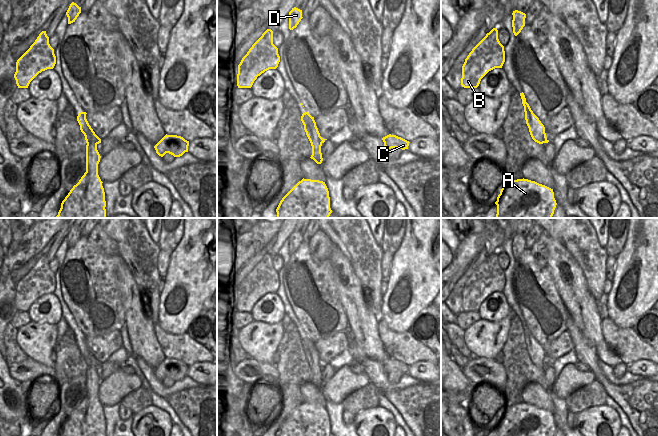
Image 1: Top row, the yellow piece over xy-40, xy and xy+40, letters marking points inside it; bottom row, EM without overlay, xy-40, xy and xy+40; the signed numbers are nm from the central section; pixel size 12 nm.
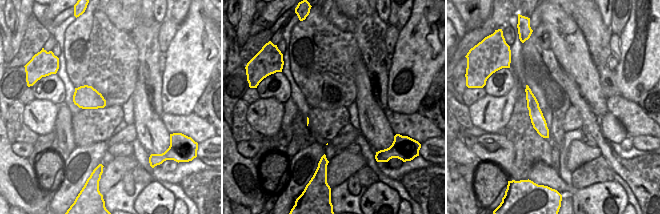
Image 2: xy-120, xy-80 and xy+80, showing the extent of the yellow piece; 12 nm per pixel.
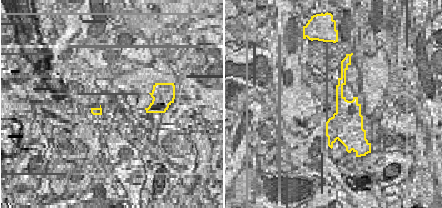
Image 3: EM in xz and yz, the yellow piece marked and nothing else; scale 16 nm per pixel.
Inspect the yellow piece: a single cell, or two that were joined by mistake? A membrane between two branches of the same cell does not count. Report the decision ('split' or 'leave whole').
split

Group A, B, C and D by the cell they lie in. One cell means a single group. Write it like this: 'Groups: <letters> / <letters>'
Groups: A B C / D

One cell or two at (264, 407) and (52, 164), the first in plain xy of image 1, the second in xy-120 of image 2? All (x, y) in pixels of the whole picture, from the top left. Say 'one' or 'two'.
one

